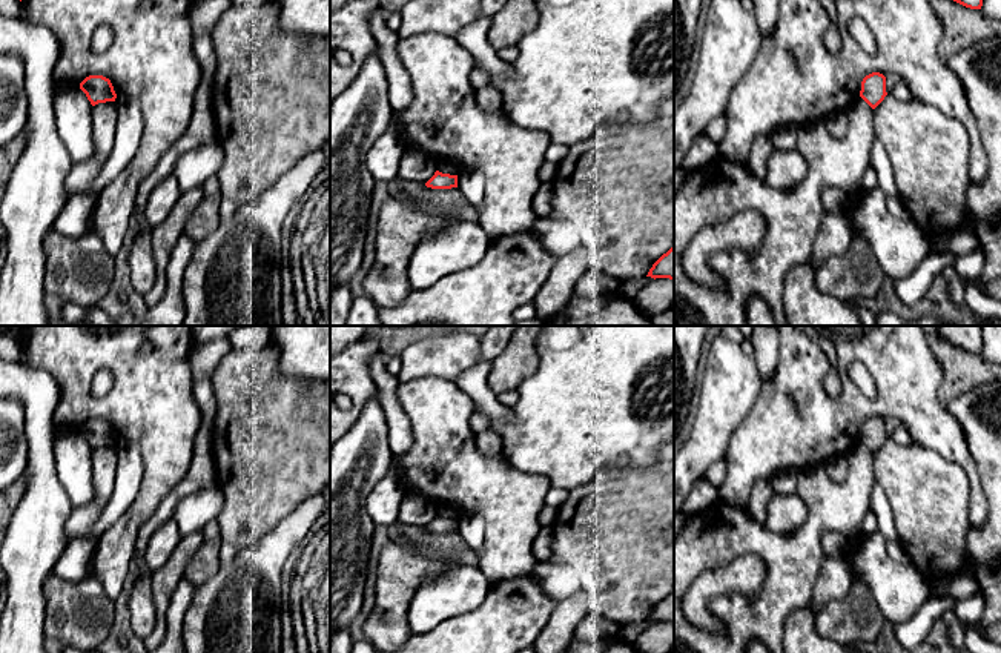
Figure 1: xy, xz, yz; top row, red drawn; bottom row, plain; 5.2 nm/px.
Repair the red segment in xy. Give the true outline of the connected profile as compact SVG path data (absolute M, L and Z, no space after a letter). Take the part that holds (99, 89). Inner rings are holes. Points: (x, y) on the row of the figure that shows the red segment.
M89 75L80 83L80 89L86 94L92 106L106 101L115 101L117 94L109 78L103 75Z

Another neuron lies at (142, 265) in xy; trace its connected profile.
M141 227L137 234L127 266L129 286L144 297L154 287L157 277L150 227Z

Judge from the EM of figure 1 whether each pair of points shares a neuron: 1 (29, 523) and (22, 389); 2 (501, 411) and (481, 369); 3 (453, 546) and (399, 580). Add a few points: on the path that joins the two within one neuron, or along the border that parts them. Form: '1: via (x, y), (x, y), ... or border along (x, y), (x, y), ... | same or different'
1: via (40, 489), (39, 423) | same
2: via (490, 401), (481, 392), (481, 380) | same
3: via (439, 546), (433, 546), (413, 566) | same

